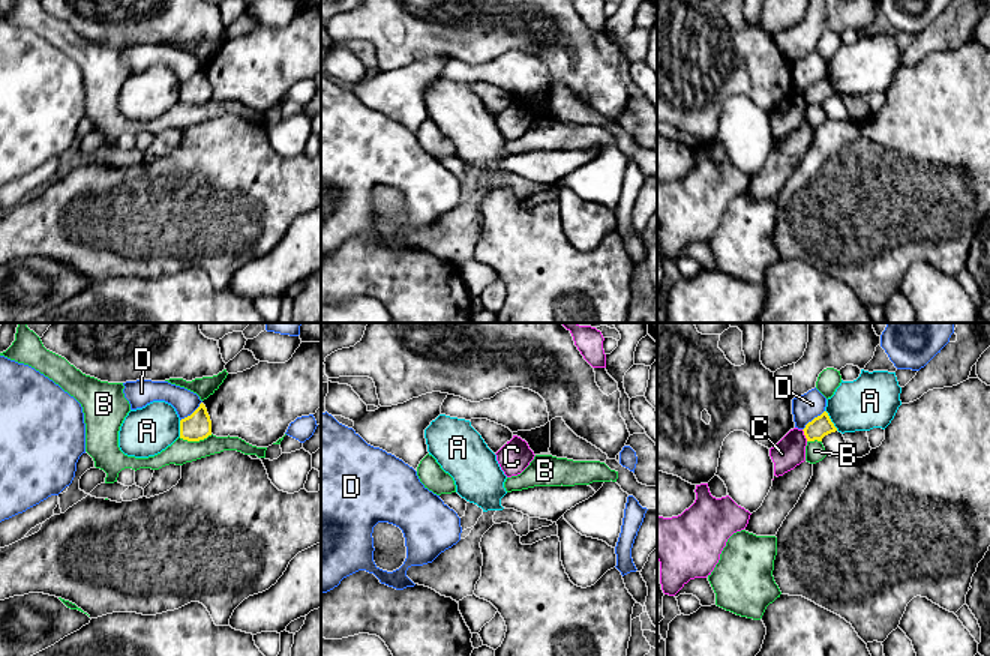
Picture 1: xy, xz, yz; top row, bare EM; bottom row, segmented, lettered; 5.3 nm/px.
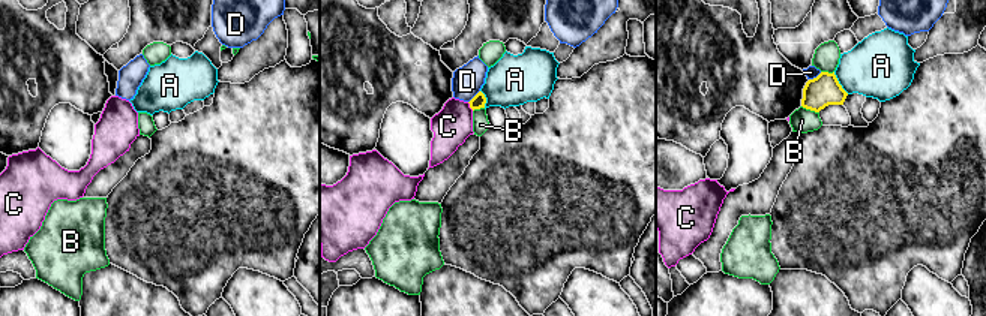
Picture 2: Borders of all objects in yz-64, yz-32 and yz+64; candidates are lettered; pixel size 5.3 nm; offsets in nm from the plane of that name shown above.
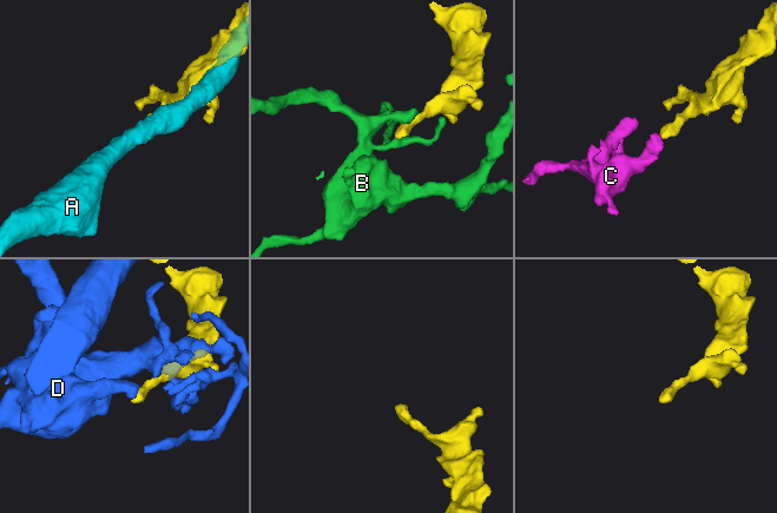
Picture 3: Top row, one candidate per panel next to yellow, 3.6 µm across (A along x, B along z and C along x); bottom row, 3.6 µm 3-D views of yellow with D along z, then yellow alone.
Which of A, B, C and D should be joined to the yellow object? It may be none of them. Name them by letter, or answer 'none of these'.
none of these

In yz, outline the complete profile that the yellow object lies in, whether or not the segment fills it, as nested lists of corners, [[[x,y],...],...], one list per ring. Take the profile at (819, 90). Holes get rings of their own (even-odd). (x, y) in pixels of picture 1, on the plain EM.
[[[824,75],[820,80],[808,86],[802,95],[807,105],[814,105],[814,104],[822,105],[825,99],[836,96],[837,92],[831,86],[828,77]]]

